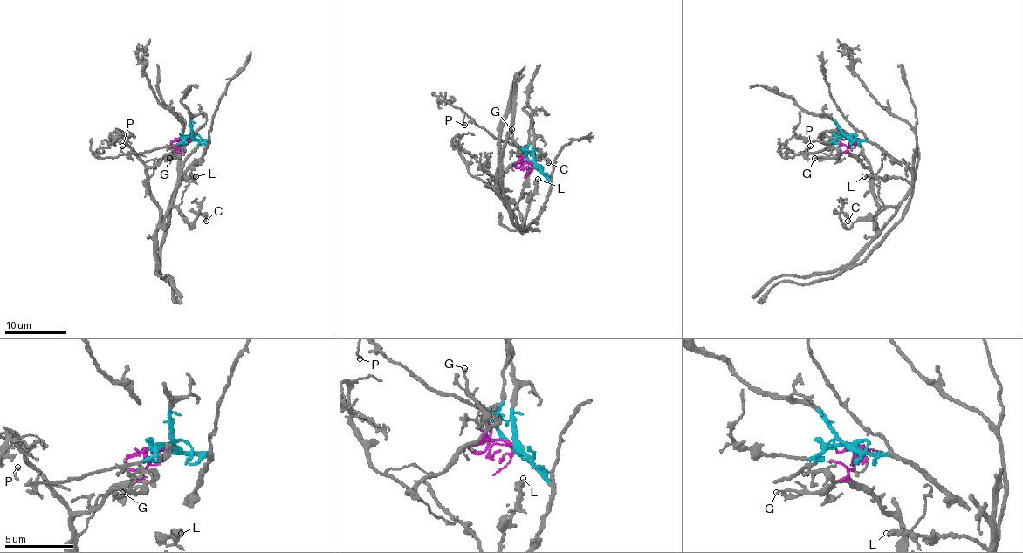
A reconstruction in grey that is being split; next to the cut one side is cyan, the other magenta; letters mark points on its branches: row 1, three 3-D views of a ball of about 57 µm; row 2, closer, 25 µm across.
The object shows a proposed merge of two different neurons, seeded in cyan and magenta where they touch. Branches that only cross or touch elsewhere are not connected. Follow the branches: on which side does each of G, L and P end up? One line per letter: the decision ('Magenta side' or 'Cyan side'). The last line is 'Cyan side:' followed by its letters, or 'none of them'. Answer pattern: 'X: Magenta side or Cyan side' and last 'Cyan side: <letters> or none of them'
G: Magenta side
L: Cyan side
P: Cyan side
Cyan side: L, P

